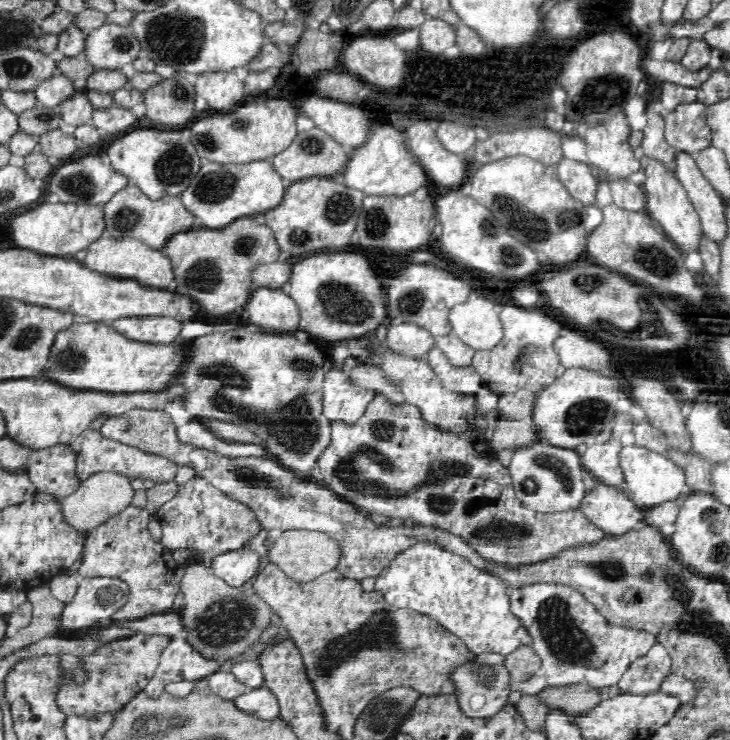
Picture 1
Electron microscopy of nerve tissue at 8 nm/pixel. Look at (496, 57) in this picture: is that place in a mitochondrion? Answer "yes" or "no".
no

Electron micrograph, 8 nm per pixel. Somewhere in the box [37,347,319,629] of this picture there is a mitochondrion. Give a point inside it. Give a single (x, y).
(104, 596)

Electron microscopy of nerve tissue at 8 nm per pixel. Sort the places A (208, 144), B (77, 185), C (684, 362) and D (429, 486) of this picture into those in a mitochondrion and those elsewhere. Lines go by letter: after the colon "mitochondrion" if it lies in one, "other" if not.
A: mitochondrion
B: mitochondrion
C: other
D: mitochondrion

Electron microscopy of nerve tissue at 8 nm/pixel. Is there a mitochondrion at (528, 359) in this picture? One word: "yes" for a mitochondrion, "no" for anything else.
yes

